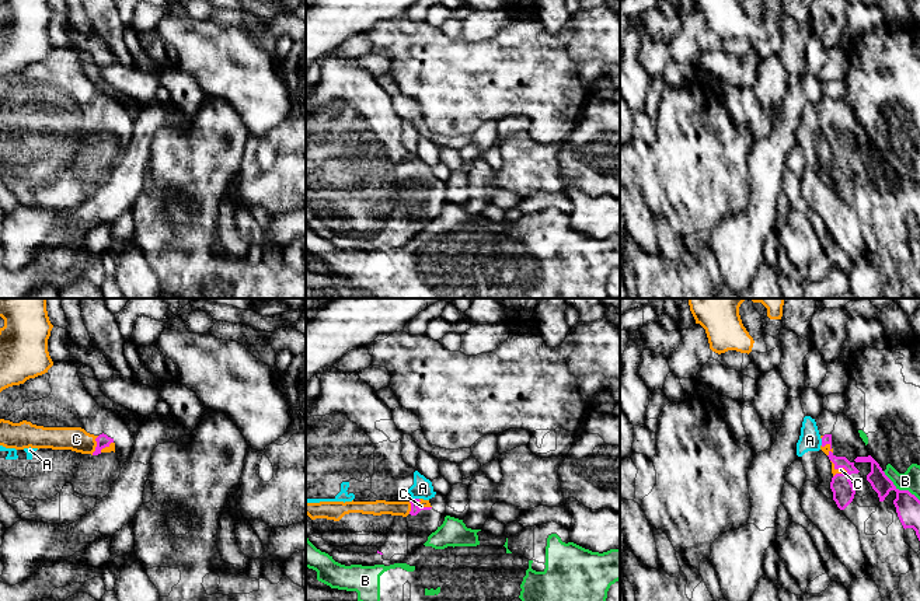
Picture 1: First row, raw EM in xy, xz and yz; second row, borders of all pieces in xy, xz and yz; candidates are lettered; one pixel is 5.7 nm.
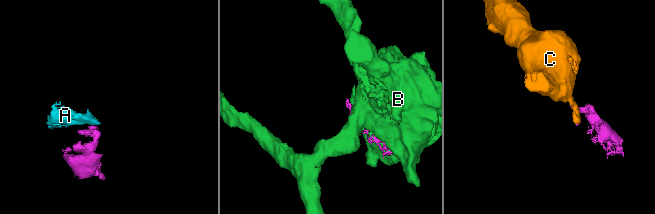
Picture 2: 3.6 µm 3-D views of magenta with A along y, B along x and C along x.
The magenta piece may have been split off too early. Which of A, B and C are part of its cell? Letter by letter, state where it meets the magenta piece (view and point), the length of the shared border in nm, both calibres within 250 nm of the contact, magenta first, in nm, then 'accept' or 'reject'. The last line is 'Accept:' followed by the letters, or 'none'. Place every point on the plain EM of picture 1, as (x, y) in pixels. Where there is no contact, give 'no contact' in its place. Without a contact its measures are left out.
A: contact xz (415, 185); length 40 nm; calibres 50 and 120 nm; accept
B: contact yz (901, 177); length 280 nm; calibres 140 and 110 nm; reject
C: contact xy (97, 132); length 120 nm; calibres 80 and 140 nm; reject
Accept: A

